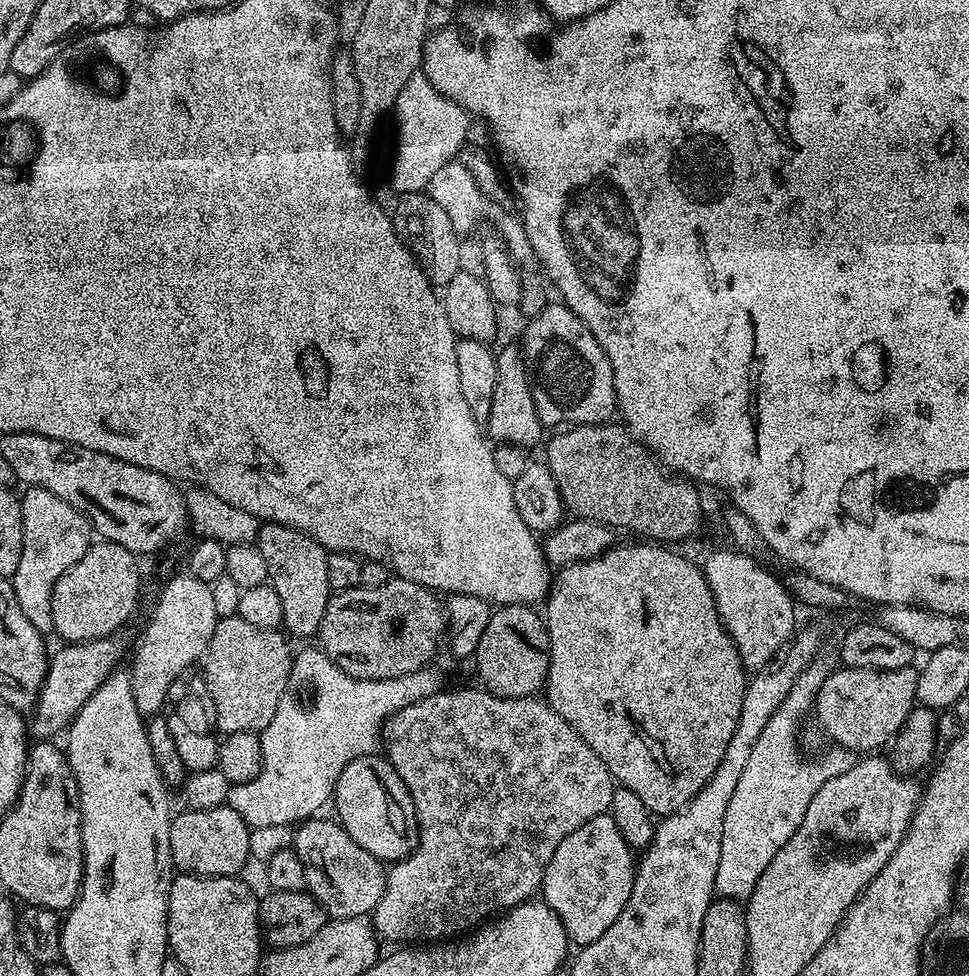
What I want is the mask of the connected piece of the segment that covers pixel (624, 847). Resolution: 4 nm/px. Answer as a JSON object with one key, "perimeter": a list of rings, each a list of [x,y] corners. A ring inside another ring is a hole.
{"perimeter":[[[611,814],[590,818],[574,834],[566,834],[546,866],[542,885],[542,900],[562,922],[569,941],[583,946],[598,942],[630,902],[630,890],[636,877],[634,850],[626,842],[622,830]]]}

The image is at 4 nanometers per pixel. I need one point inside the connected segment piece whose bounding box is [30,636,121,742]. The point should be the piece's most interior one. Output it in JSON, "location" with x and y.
{"location":[74,673]}

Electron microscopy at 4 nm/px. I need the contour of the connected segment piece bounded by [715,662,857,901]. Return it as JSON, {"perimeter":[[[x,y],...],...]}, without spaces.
{"perimeter":[[[813,662],[797,676],[790,694],[774,710],[766,730],[754,742],[750,750],[750,762],[738,778],[738,787],[730,806],[726,806],[726,818],[722,822],[722,854],[718,858],[715,895],[720,898],[743,901],[751,896],[754,886],[770,866],[770,862],[786,842],[798,830],[802,818],[806,818],[806,806],[810,798],[830,778],[846,774],[854,766],[857,757],[847,748],[829,747],[829,752],[821,754],[817,760],[803,760],[800,757],[800,740],[796,731],[804,720],[804,715],[813,711],[816,695],[822,682],[828,677],[829,669],[820,662]]]}

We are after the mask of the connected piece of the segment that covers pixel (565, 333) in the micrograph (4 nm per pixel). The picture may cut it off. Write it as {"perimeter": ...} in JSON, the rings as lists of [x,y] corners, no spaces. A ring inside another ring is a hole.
{"perimeter":[[[551,302],[537,316],[529,319],[524,328],[524,365],[528,367],[528,381],[532,384],[534,406],[541,425],[575,426],[577,424],[606,424],[617,415],[614,374],[610,358],[598,346],[598,338],[563,302]]]}

